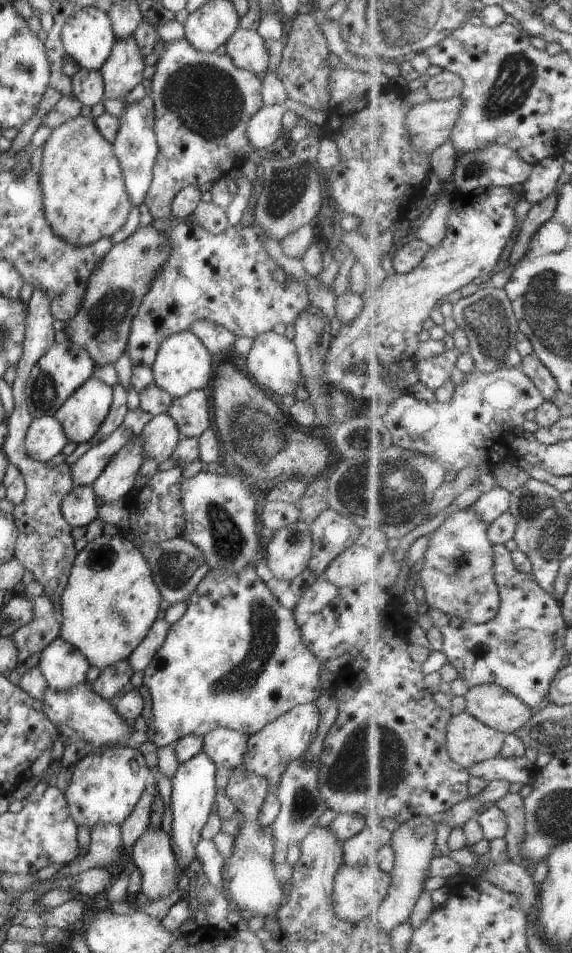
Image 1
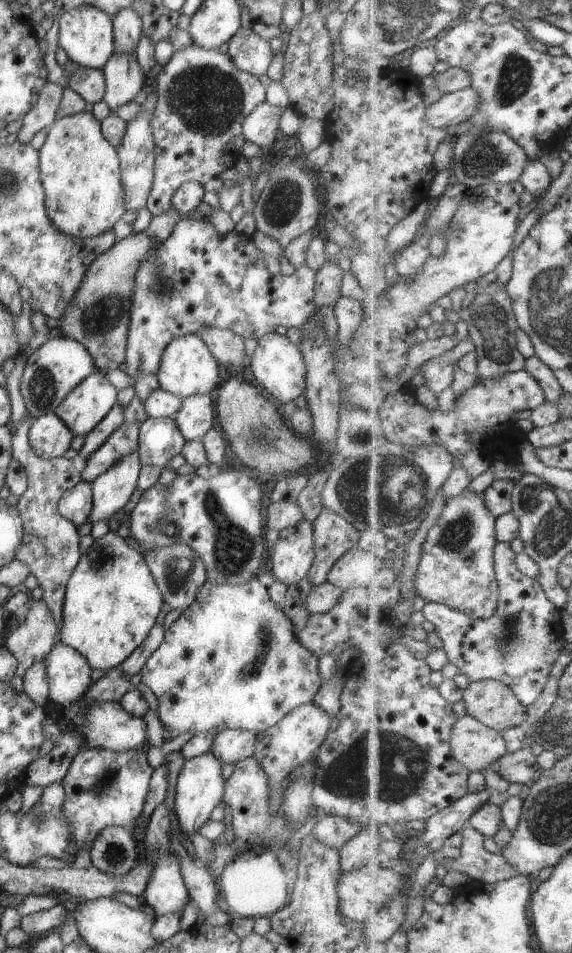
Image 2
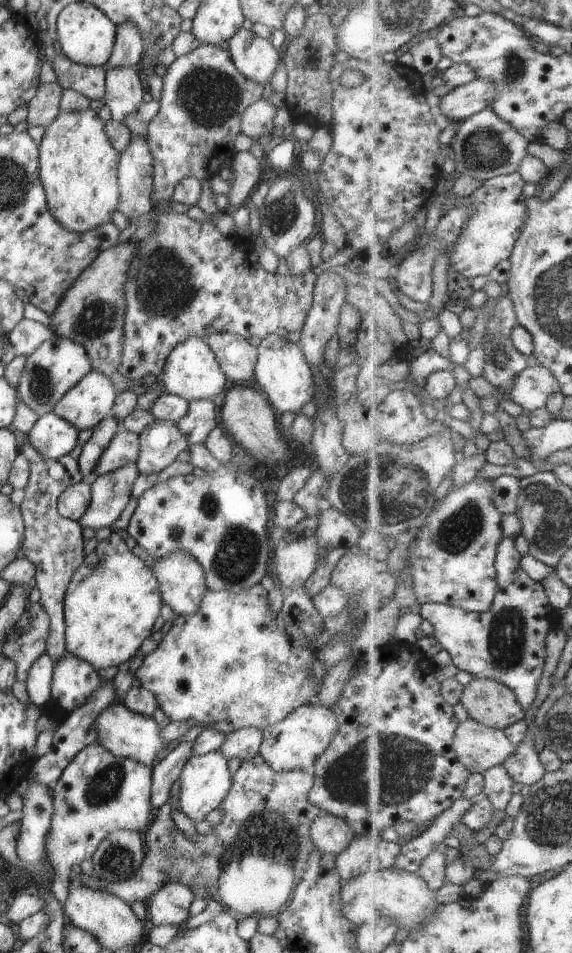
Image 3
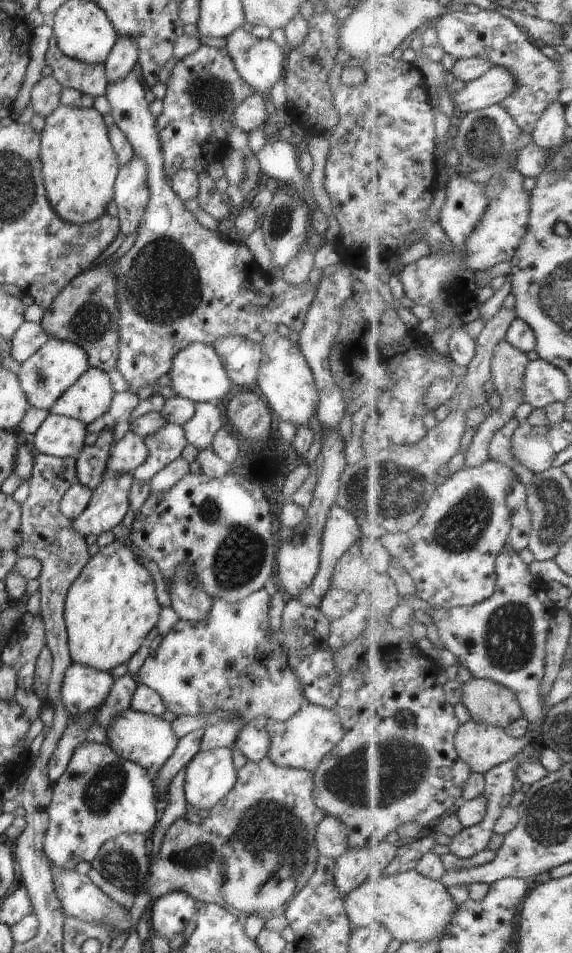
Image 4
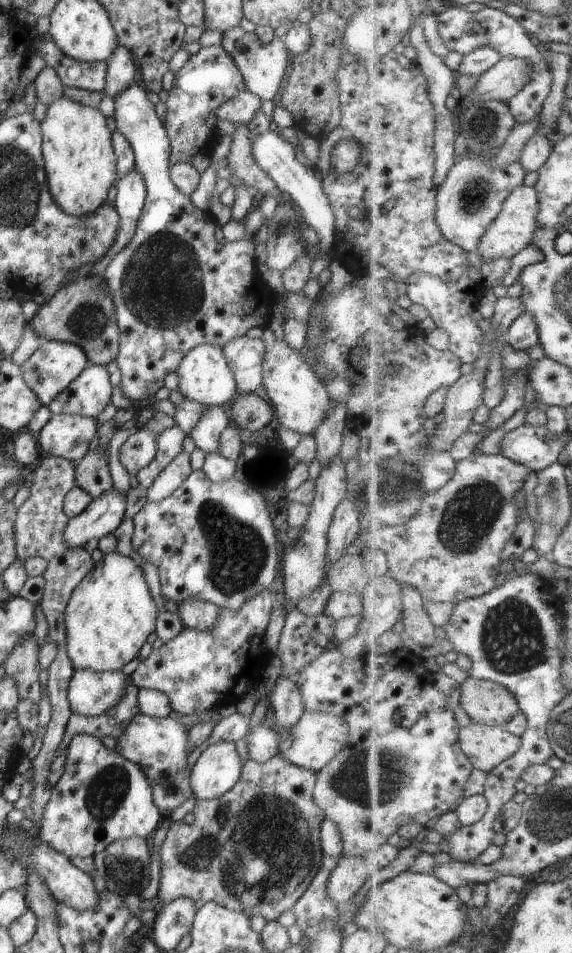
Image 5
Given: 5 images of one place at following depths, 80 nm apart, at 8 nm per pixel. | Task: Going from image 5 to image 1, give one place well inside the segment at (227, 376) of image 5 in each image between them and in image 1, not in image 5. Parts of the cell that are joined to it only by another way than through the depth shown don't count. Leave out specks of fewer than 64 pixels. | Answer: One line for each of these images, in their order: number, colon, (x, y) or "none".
1: (182, 364)
2: (186, 368)
3: (191, 372)
4: (196, 373)

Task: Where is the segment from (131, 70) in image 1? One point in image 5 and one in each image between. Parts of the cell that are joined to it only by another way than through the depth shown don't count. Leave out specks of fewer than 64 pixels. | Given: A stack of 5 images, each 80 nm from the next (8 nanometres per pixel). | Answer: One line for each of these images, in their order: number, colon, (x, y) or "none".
2: (123, 79)
3: (123, 92)
4: (179, 282)
5: (173, 286)

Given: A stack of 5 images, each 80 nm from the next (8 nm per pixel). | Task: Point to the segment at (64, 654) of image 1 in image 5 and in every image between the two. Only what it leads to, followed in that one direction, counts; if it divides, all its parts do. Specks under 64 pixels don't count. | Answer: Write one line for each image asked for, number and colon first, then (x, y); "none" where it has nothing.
2: (68, 673)
3: (73, 681)
4: (83, 688)
5: (90, 693)

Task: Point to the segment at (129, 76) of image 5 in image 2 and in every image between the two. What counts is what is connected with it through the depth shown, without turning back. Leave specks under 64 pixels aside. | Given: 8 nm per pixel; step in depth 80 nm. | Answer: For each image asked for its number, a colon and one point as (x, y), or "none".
2: (126, 27)
3: (126, 51)
4: (124, 53)

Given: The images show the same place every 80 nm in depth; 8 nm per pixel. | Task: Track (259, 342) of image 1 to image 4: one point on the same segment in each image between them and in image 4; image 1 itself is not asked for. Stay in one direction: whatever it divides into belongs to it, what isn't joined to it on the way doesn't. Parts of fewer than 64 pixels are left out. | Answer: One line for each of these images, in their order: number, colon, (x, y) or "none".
2: (277, 365)
3: (283, 377)
4: (283, 376)

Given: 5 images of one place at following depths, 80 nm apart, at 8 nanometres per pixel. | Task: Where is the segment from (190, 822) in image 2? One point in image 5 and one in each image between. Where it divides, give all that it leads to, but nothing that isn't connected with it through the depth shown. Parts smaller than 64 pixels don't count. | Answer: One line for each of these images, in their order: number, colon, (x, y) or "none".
3: (204, 781)
4: (210, 774)
5: (217, 768)

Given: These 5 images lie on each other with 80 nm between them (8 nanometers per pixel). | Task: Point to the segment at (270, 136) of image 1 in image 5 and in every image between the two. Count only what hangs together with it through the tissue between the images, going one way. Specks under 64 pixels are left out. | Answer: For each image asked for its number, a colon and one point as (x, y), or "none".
2: (259, 127)
3: (256, 120)
4: (252, 112)
5: (239, 109)

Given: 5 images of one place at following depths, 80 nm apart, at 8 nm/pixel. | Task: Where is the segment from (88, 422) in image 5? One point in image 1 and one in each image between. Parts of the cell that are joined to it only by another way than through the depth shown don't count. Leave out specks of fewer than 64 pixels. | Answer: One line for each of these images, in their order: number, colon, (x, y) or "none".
1: (44, 439)
2: (48, 437)
3: (51, 437)
4: (57, 436)

